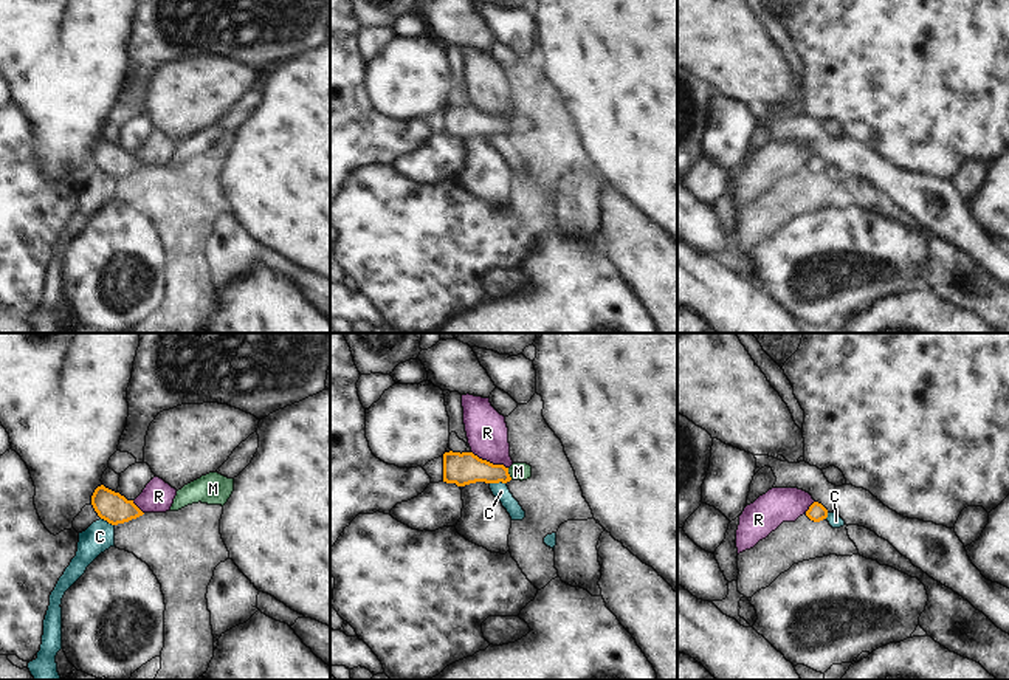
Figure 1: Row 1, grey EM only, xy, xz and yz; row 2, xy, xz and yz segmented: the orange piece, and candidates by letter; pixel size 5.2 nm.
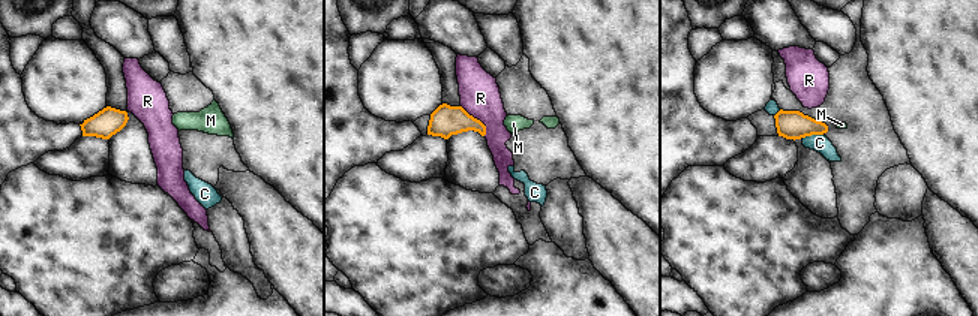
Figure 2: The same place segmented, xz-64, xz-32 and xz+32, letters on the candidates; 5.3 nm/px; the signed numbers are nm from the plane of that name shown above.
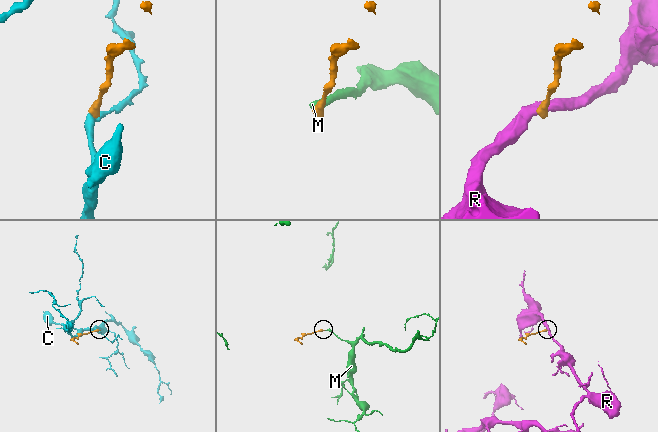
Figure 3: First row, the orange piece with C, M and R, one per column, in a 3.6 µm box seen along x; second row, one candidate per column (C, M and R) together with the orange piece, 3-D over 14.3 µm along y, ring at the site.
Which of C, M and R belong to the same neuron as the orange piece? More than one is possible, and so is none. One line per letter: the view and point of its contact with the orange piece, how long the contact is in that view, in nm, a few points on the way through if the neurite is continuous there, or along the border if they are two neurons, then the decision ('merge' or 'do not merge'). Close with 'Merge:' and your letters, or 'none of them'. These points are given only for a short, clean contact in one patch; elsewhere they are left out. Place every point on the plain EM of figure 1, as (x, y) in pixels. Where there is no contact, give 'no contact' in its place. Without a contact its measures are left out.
C: xz (498, 135) | 90 nm | along xz (506, 135), (490, 137) | do not merge
M: xz (509, 127) | 70 nm | across xz (465, 121), (509, 127), (518, 124) | merge
R: xz (489, 115) | 220 nm | along xz (471, 104), (507, 121) | do not merge
Merge: M

